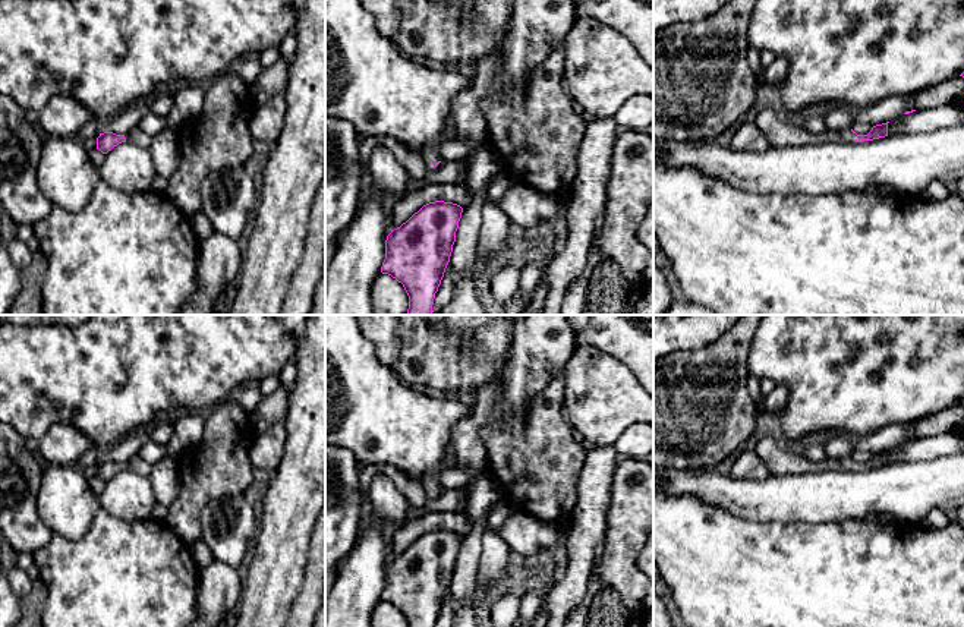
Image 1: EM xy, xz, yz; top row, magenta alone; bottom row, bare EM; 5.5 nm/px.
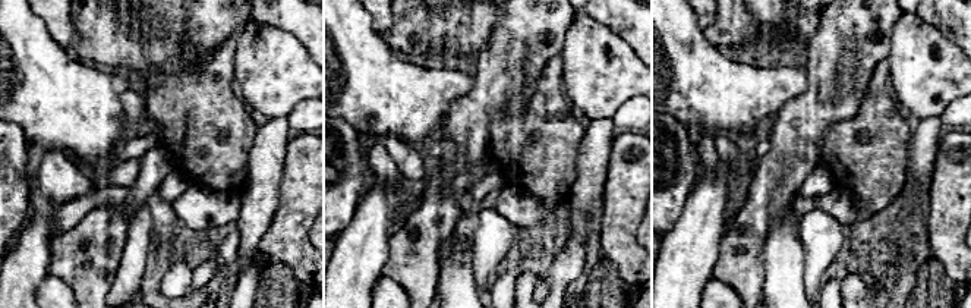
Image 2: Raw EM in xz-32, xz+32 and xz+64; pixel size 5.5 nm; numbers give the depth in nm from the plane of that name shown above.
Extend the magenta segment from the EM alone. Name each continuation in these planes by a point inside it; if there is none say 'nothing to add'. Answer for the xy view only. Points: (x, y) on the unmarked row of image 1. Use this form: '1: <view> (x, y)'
1: xy (136, 465)

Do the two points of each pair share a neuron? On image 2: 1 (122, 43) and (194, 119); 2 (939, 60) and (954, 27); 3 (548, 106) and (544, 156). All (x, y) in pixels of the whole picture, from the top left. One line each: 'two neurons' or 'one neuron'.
1: one neuron
2: two neurons
3: one neuron

